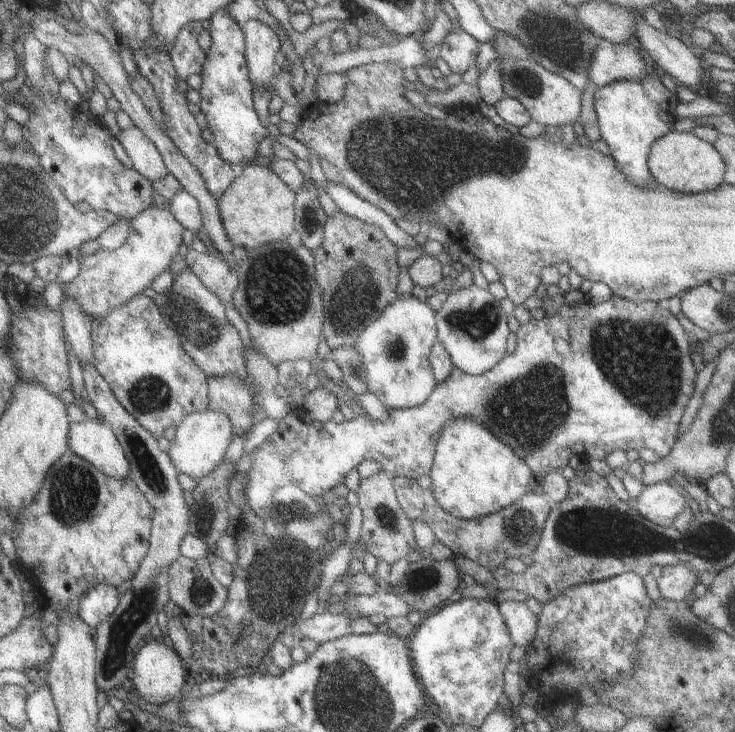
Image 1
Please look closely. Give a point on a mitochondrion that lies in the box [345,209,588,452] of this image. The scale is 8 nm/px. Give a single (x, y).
(543, 413)

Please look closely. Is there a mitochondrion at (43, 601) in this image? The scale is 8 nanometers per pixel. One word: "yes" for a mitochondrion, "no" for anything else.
no

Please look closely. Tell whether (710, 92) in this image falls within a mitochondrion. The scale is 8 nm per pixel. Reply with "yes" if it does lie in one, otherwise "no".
no

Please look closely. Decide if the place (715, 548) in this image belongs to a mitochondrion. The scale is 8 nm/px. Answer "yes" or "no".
yes

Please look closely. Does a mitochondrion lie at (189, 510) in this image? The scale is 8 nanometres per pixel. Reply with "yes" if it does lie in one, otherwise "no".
no

